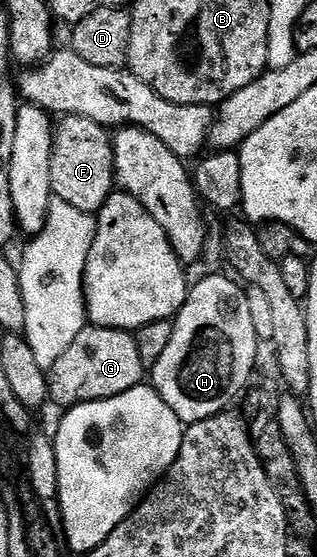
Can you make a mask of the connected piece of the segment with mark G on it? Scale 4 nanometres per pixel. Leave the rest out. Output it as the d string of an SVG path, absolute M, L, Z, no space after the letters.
M87 324L86 328L80 331L80 335L76 335L76 339L72 339L72 347L68 347L68 351L64 351L64 355L60 355L60 359L56 359L56 363L49 366L48 380L50 382L50 401L53 402L53 404L62 405L61 408L63 410L71 409L73 405L83 405L89 401L103 401L109 397L120 395L132 387L143 384L144 377L142 377L142 372L144 372L144 366L140 359L140 347L136 347L136 339L134 338L133 332L125 329L105 329L99 325Z

